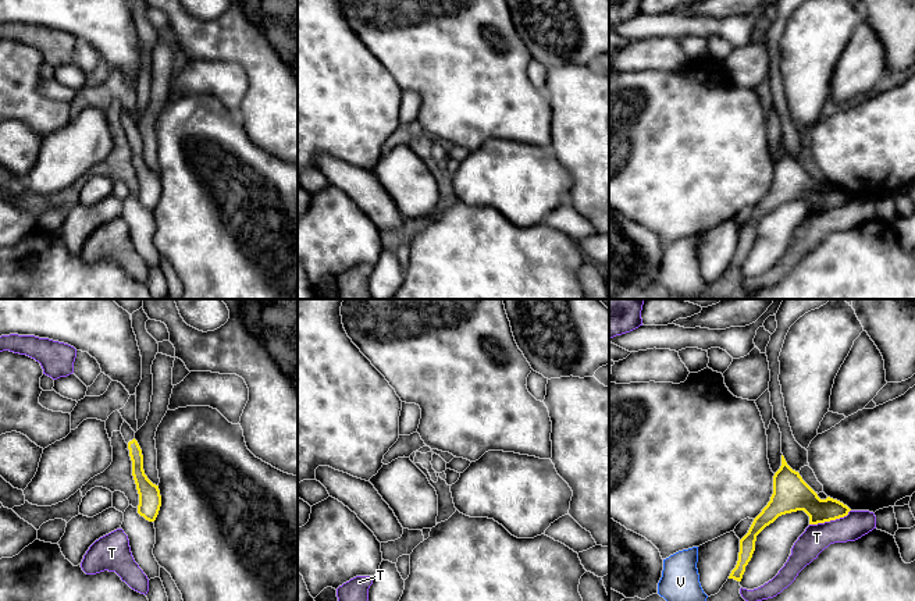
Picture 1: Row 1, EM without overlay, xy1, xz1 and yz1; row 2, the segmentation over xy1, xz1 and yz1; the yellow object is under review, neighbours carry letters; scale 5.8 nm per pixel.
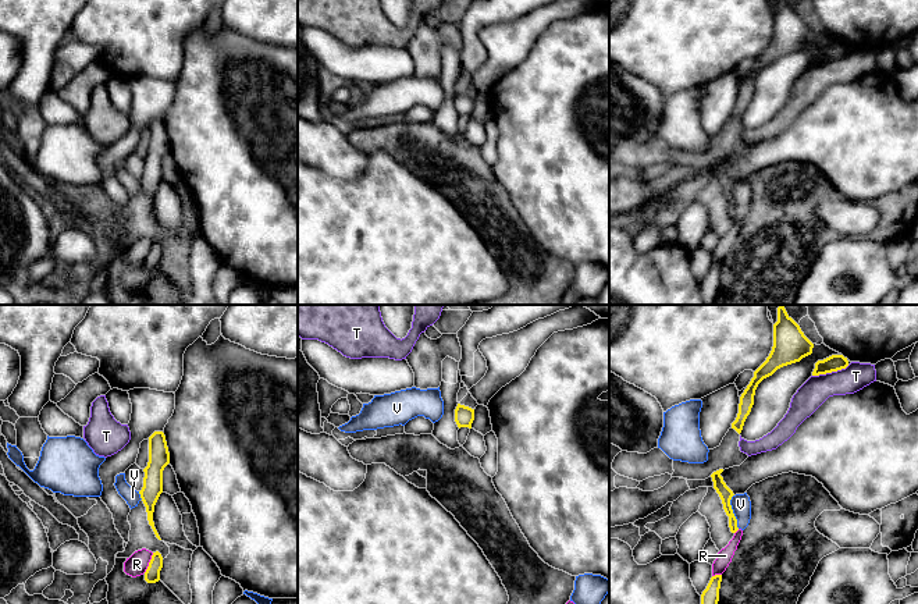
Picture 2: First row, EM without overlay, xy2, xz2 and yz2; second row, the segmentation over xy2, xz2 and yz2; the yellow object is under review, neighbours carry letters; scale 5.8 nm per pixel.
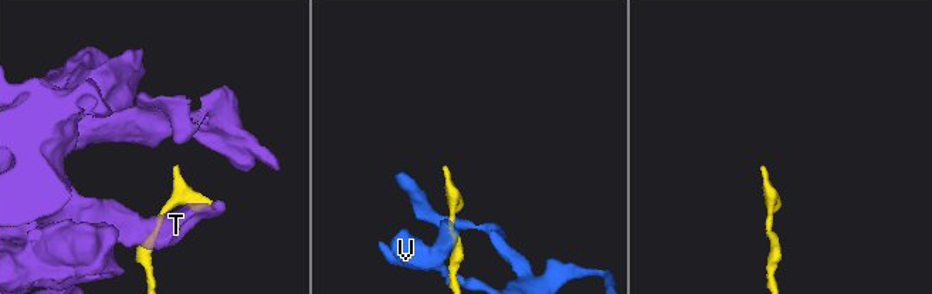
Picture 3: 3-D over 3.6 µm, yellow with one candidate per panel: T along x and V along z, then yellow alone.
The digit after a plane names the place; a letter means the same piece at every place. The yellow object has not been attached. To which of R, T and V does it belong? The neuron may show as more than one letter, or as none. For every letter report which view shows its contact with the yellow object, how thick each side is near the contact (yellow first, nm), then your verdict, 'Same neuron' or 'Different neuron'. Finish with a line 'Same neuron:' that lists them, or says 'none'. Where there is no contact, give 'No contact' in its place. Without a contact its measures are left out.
R: Touches yellow in xy2. Thickness 90 nm (yellow) against 120 nm. Different neuron
T: Touches yellow in yz1. Thickness 180 nm (yellow) against 160 nm. Different neuron
V: Touches yellow in yz2. Thickness 80 nm (yellow) against 110 nm. Different neuron
Same neuron: none

